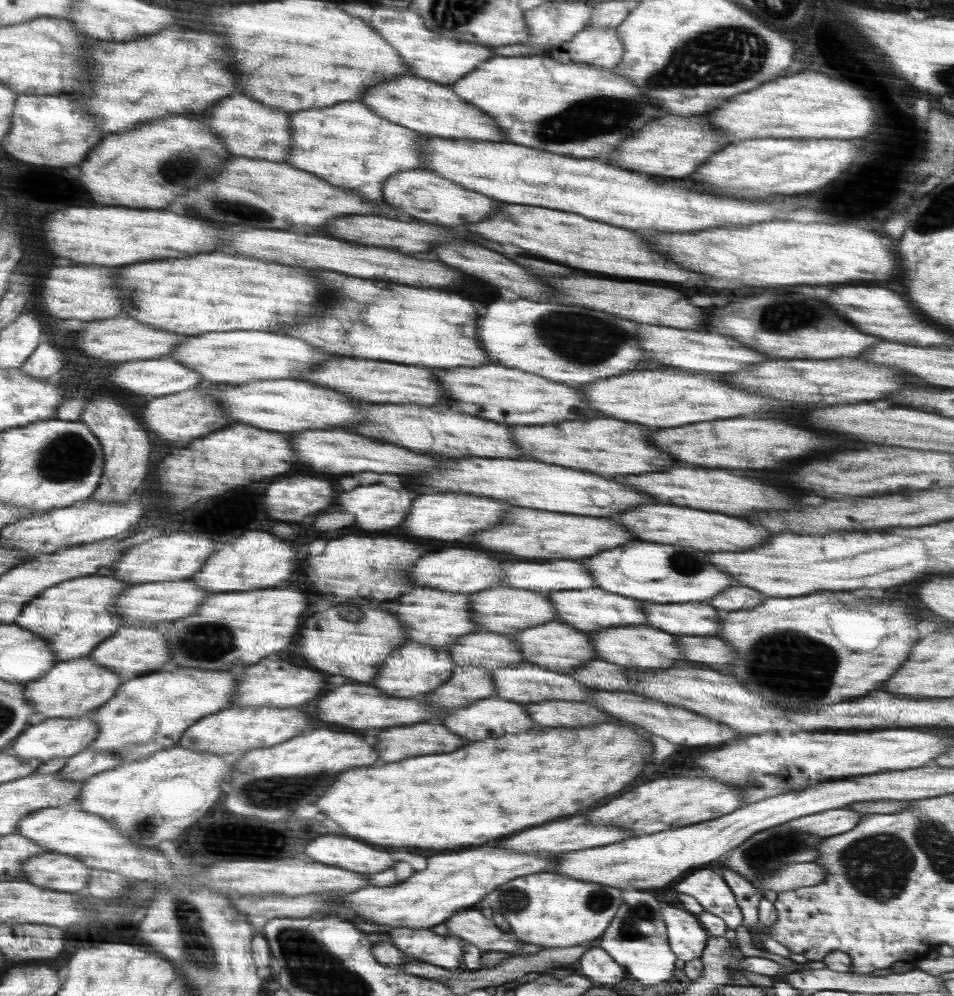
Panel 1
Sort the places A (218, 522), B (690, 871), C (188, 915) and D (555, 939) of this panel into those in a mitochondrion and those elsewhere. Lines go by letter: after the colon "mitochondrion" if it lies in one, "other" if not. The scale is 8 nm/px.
A: other
B: other
C: mitochondrion
D: other

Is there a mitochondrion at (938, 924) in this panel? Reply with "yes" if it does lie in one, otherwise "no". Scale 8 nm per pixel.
no

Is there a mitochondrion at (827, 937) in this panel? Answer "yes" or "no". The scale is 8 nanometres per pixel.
no

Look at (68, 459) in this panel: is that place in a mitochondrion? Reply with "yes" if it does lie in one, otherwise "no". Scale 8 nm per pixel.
yes

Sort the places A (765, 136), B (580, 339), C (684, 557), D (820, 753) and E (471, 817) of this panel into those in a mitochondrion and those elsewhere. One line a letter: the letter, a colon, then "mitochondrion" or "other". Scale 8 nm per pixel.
A: other
B: mitochondrion
C: mitochondrion
D: other
E: other

